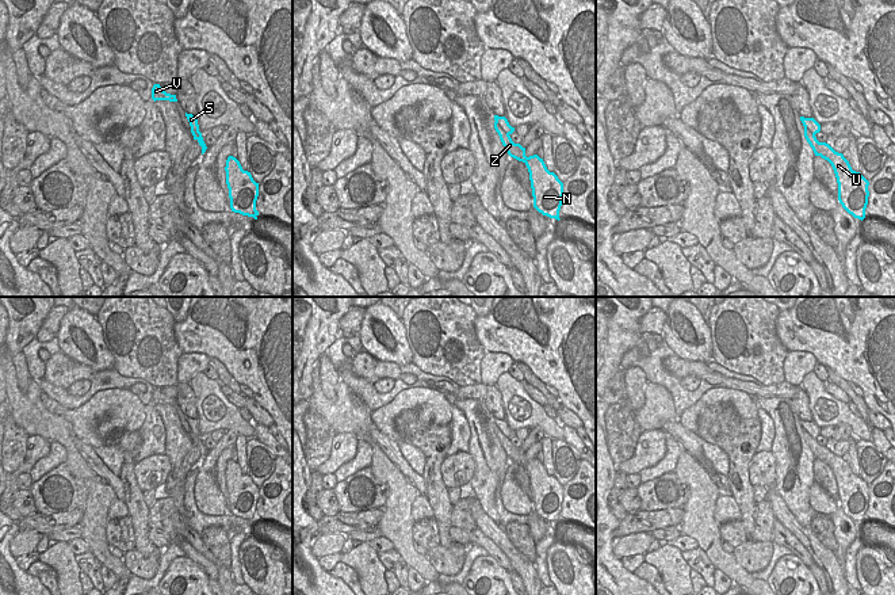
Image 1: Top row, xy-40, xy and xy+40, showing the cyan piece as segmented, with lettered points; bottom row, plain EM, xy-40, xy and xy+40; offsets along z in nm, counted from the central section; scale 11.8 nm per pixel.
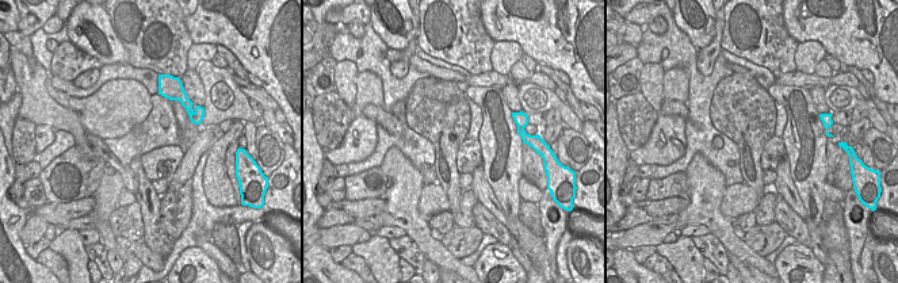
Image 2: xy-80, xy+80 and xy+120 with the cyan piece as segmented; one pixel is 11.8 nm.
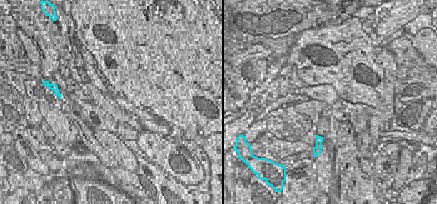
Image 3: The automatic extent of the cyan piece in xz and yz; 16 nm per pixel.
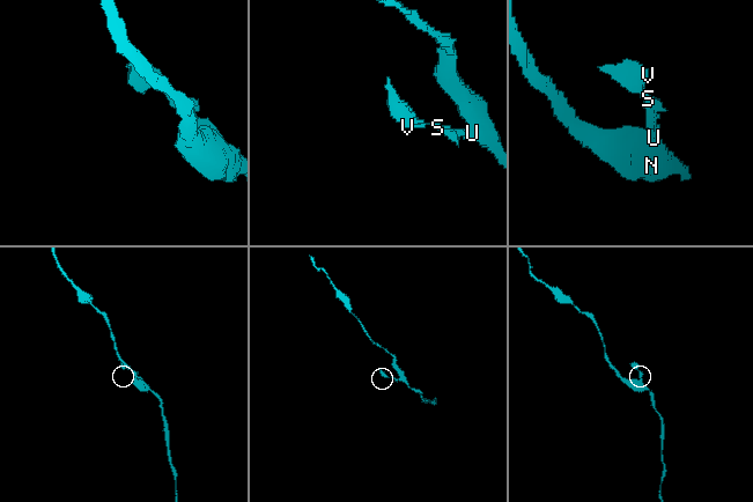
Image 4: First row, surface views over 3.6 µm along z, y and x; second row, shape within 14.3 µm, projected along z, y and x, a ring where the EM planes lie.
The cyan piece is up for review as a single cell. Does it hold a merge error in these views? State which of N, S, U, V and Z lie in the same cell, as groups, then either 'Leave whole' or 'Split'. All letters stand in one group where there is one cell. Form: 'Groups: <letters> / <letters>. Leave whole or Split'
Groups: N S U V Z. Leave whole

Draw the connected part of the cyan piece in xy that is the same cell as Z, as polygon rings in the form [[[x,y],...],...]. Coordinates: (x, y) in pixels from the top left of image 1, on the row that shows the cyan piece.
[[[494,115],[494,129],[500,136],[508,155],[519,161],[523,161],[529,172],[533,207],[550,218],[561,220],[559,210],[562,206],[563,183],[554,172],[550,172],[538,155],[525,156],[525,148],[515,144],[510,134],[515,131],[505,117]]]

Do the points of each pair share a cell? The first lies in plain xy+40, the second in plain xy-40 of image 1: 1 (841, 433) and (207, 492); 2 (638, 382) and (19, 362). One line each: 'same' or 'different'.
1: same
2: same

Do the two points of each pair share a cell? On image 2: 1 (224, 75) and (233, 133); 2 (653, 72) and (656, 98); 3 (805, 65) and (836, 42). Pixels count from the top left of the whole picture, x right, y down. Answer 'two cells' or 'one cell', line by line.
1: two cells
2: one cell
3: two cells

